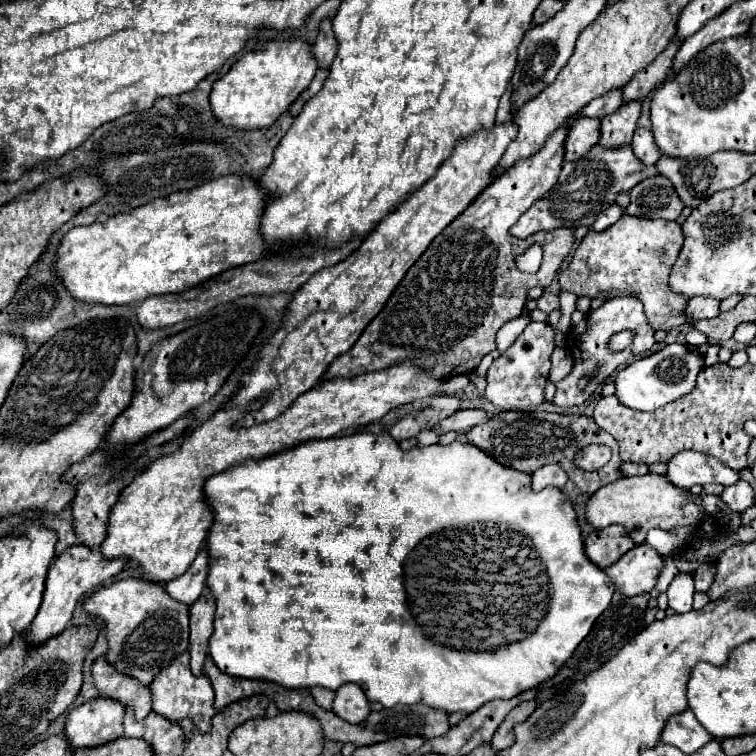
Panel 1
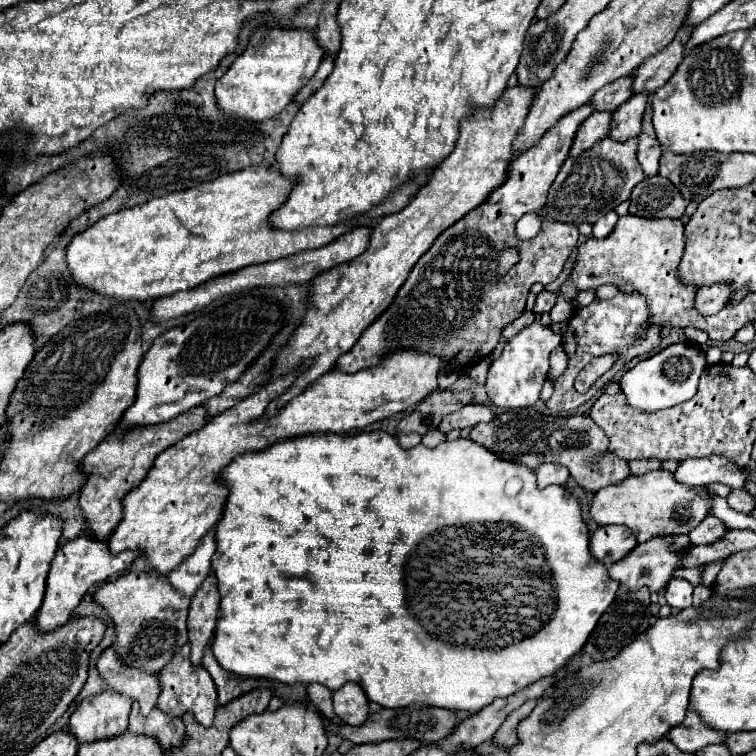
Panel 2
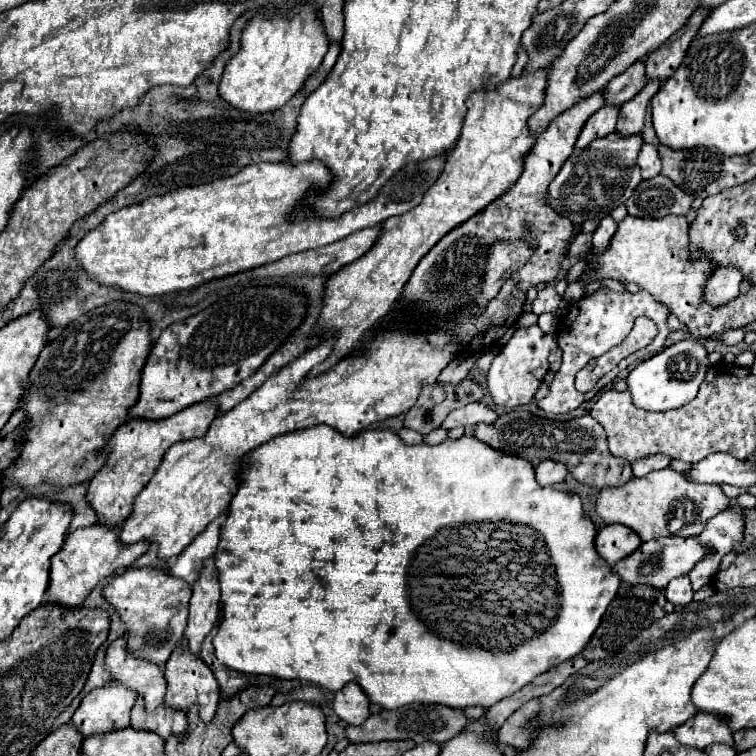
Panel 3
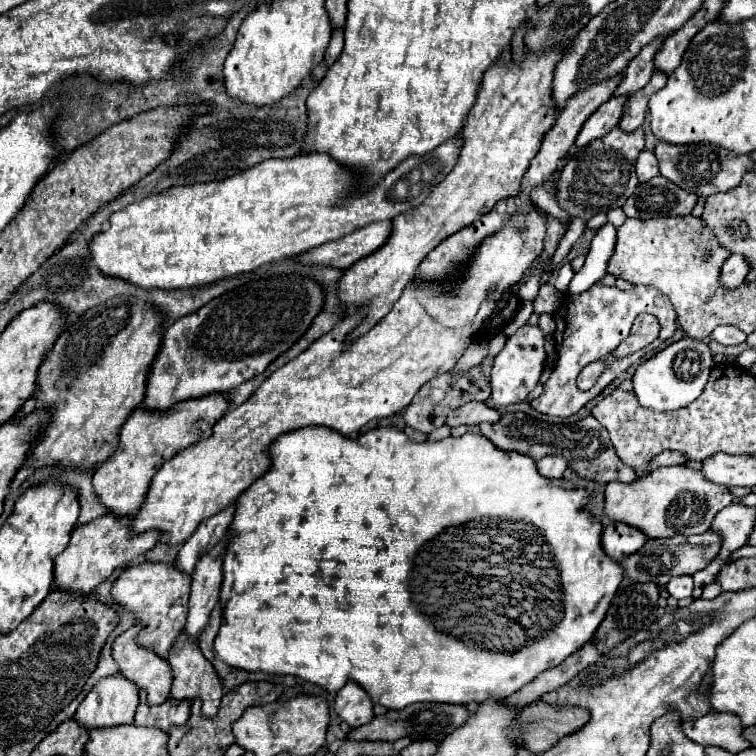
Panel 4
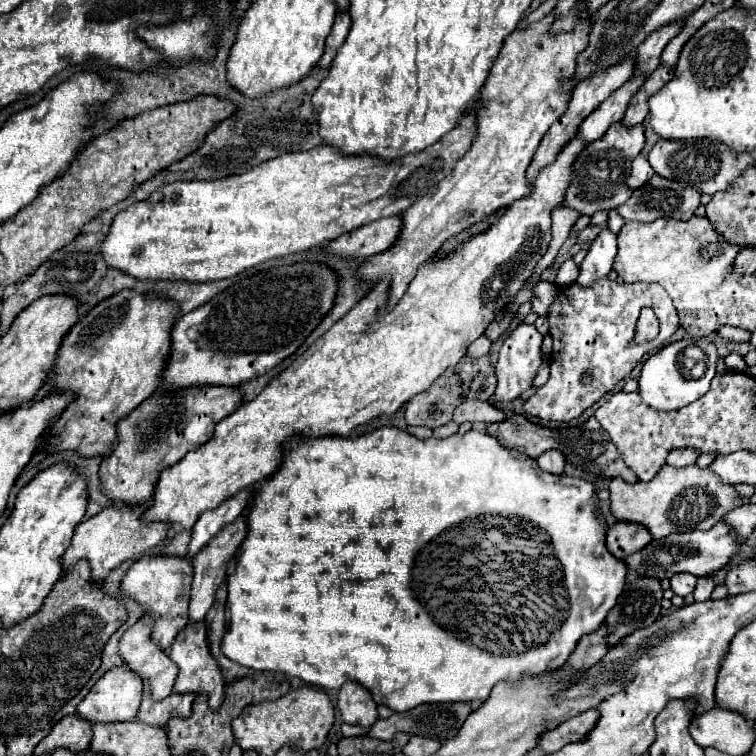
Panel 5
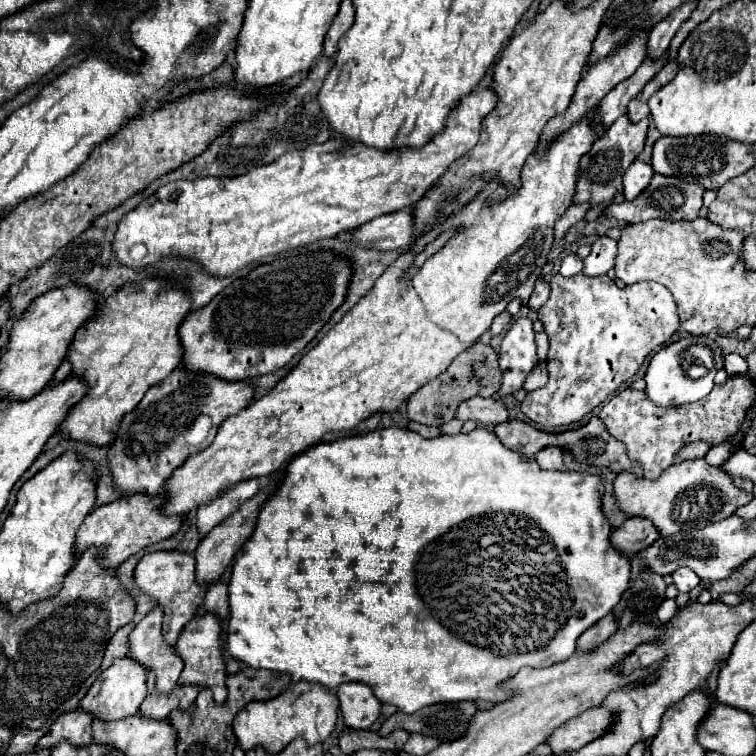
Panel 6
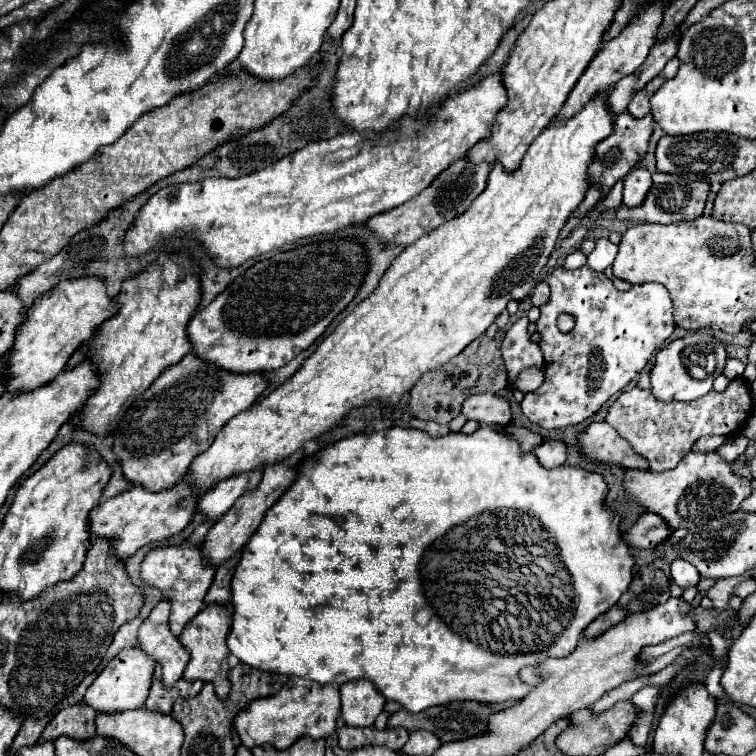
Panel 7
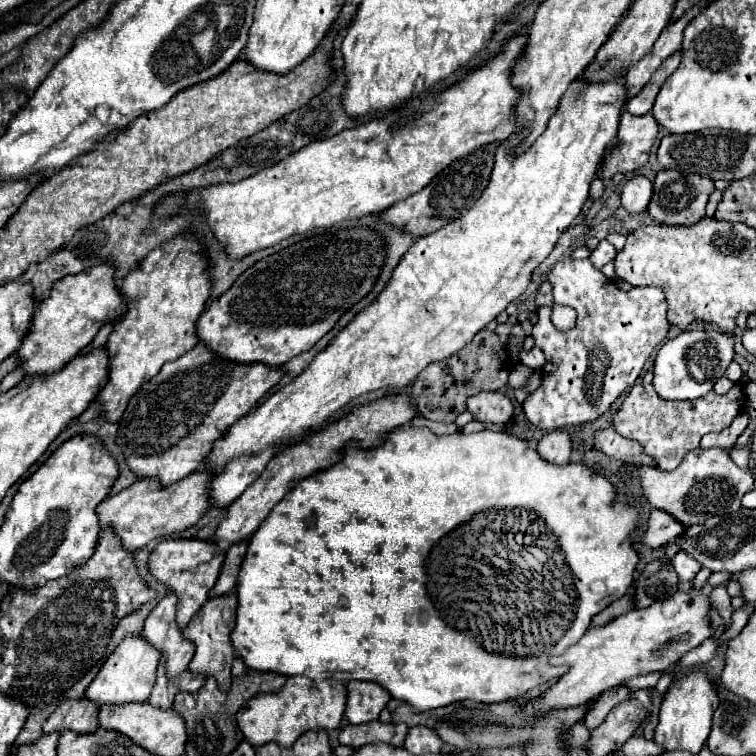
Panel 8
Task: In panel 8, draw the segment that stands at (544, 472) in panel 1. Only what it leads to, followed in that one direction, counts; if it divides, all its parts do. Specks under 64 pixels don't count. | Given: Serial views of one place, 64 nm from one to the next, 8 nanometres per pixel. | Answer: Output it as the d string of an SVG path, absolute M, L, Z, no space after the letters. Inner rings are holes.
M566 430L548 432L536 446L538 454L544 456L550 464L568 464L572 452L572 440Z

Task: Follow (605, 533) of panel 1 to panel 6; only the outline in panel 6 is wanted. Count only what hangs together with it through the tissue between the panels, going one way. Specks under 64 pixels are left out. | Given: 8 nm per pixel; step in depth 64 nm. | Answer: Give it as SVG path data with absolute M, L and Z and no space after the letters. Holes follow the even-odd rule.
M628 518L622 528L612 532L612 546L626 552L626 554L638 554L640 550L648 548L648 544L654 544L654 540L660 538L660 532L656 532L656 526L652 520L642 518Z

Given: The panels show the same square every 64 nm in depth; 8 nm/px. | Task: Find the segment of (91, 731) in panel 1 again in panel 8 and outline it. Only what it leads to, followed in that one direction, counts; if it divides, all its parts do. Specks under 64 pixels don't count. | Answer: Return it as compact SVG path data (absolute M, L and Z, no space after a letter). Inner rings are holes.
M126 636L106 658L100 672L86 688L86 698L96 704L146 702L152 692L152 684L156 682L158 660L160 660L160 650L152 648L152 644L148 644L142 636Z

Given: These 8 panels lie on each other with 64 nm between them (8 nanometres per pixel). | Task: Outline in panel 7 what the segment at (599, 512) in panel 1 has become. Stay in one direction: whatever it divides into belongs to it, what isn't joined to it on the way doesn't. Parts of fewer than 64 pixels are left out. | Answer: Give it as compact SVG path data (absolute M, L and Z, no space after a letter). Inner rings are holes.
M688 452L674 470L628 470L624 476L624 490L638 500L648 512L662 516L672 530L694 528L706 524L712 518L732 514L740 508L742 500L752 492L750 480L738 476L730 462L718 456L718 452Z

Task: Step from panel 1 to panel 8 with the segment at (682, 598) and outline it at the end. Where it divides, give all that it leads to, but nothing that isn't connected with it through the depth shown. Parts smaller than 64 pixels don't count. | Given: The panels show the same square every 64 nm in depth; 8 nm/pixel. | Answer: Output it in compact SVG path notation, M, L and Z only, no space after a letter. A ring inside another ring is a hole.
M680 550L680 552L672 558L672 566L674 566L674 570L678 572L678 576L680 576L682 582L692 580L692 578L700 572L700 562L696 562L696 558L688 556L688 552L684 552L684 550Z

